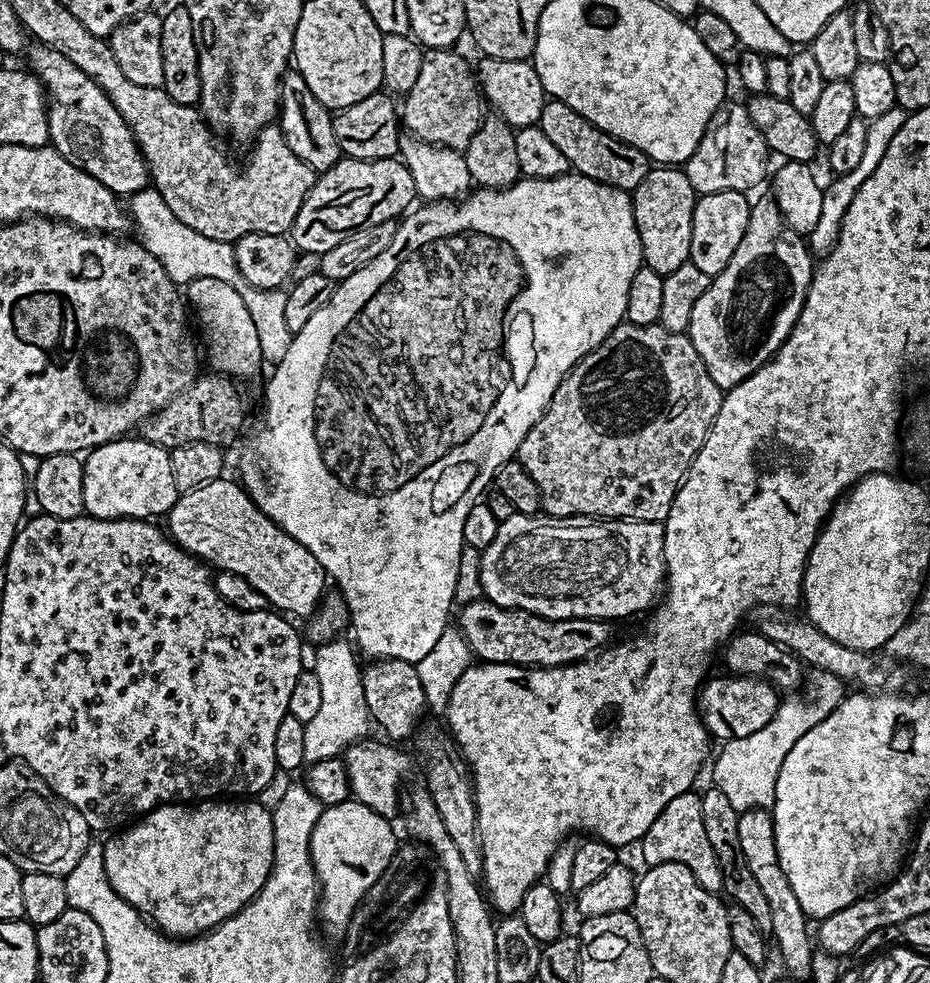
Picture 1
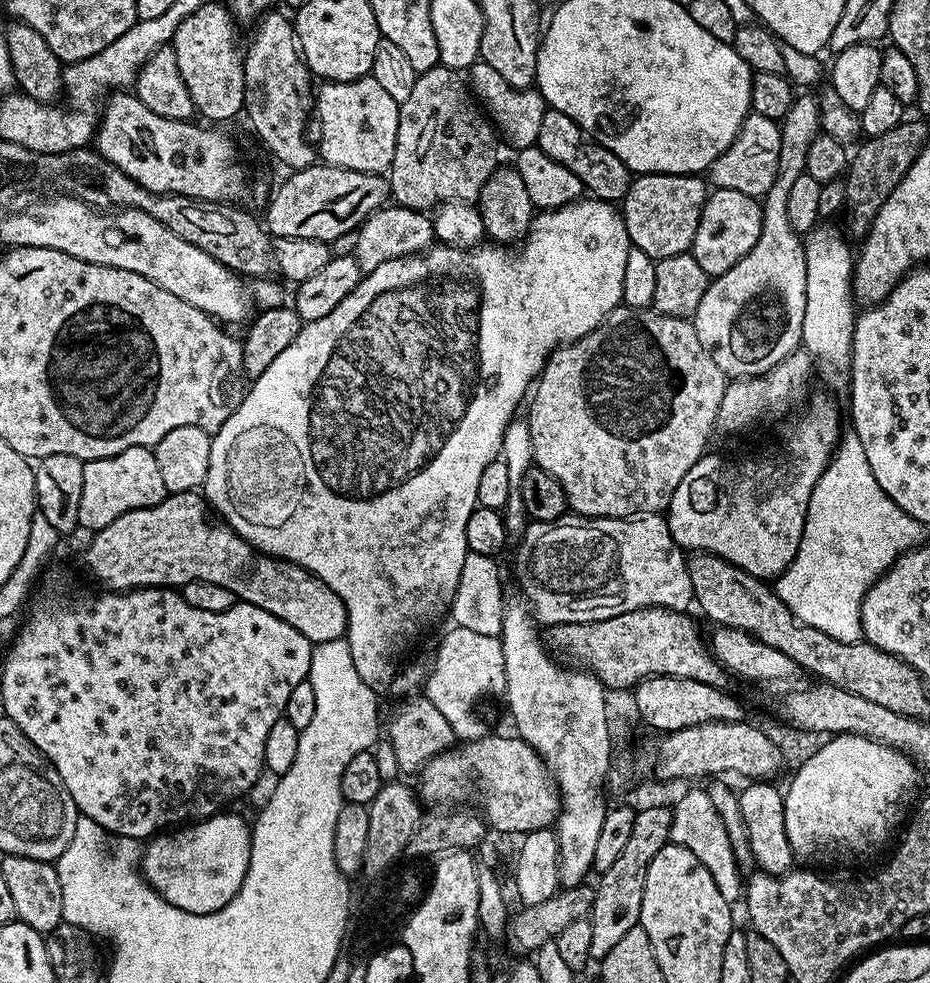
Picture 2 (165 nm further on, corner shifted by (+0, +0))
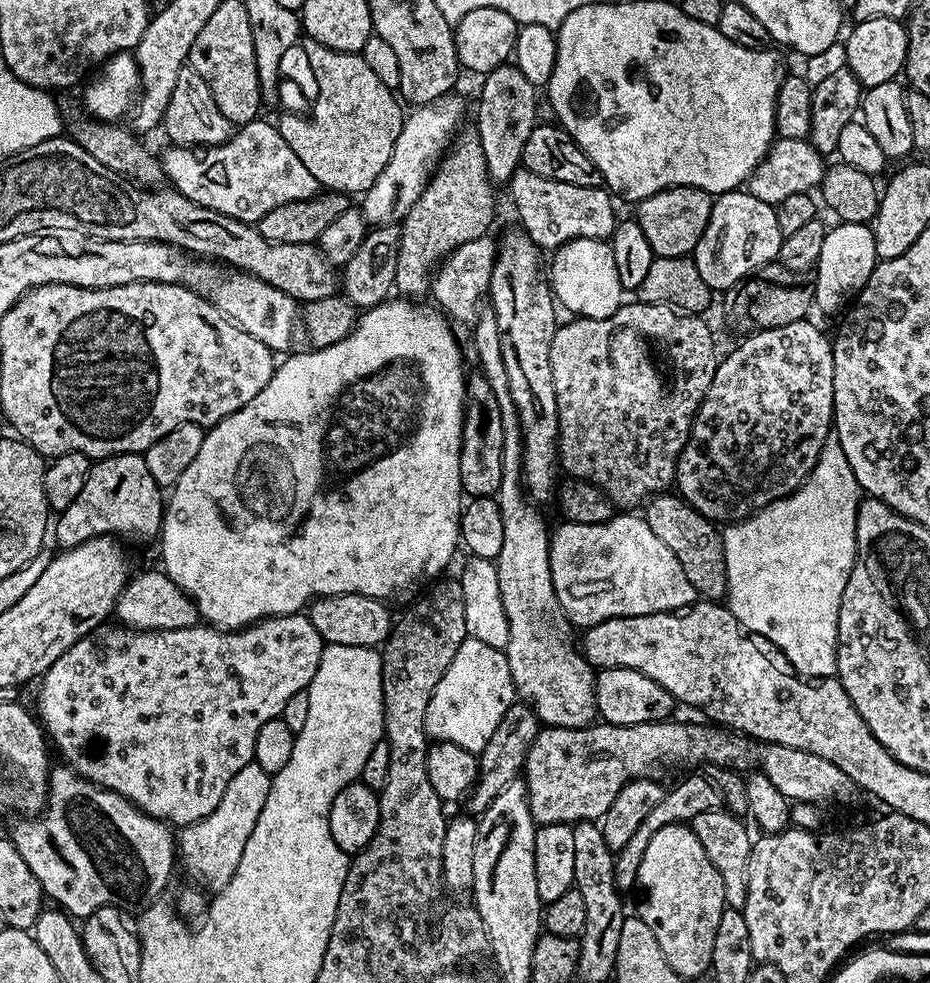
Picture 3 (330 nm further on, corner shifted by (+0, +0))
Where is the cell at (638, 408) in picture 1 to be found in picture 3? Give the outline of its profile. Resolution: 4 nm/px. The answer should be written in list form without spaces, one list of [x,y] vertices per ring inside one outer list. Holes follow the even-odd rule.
[[[628,302],[621,303],[620,309],[610,318],[598,318],[597,320],[585,320],[583,318],[572,318],[569,319],[569,324],[561,323],[557,327],[554,338],[550,342],[550,370],[552,371],[552,377],[554,378],[554,394],[556,395],[556,409],[558,410],[558,418],[560,419],[560,432],[558,435],[558,464],[561,469],[564,468],[569,477],[575,478],[577,480],[589,480],[591,484],[596,485],[600,488],[604,495],[612,501],[613,505],[620,510],[632,510],[632,508],[637,504],[637,506],[643,505],[645,501],[653,496],[659,496],[665,490],[671,489],[673,487],[674,481],[676,479],[676,460],[680,456],[680,452],[684,449],[684,443],[688,440],[688,432],[692,428],[692,420],[696,417],[696,411],[700,405],[700,399],[704,396],[704,391],[710,386],[710,382],[714,378],[716,373],[716,366],[718,363],[718,355],[716,356],[716,344],[712,341],[712,332],[708,329],[708,324],[696,314],[685,314],[675,308],[667,308],[665,304],[642,304],[639,302]]]

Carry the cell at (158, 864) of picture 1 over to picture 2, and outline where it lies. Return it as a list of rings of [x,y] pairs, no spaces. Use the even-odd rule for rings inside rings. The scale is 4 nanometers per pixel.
[[[232,810],[177,827],[171,834],[157,834],[143,845],[138,868],[144,883],[166,898],[170,906],[190,914],[210,914],[222,910],[238,894],[250,866],[252,830],[249,821],[228,811]]]

